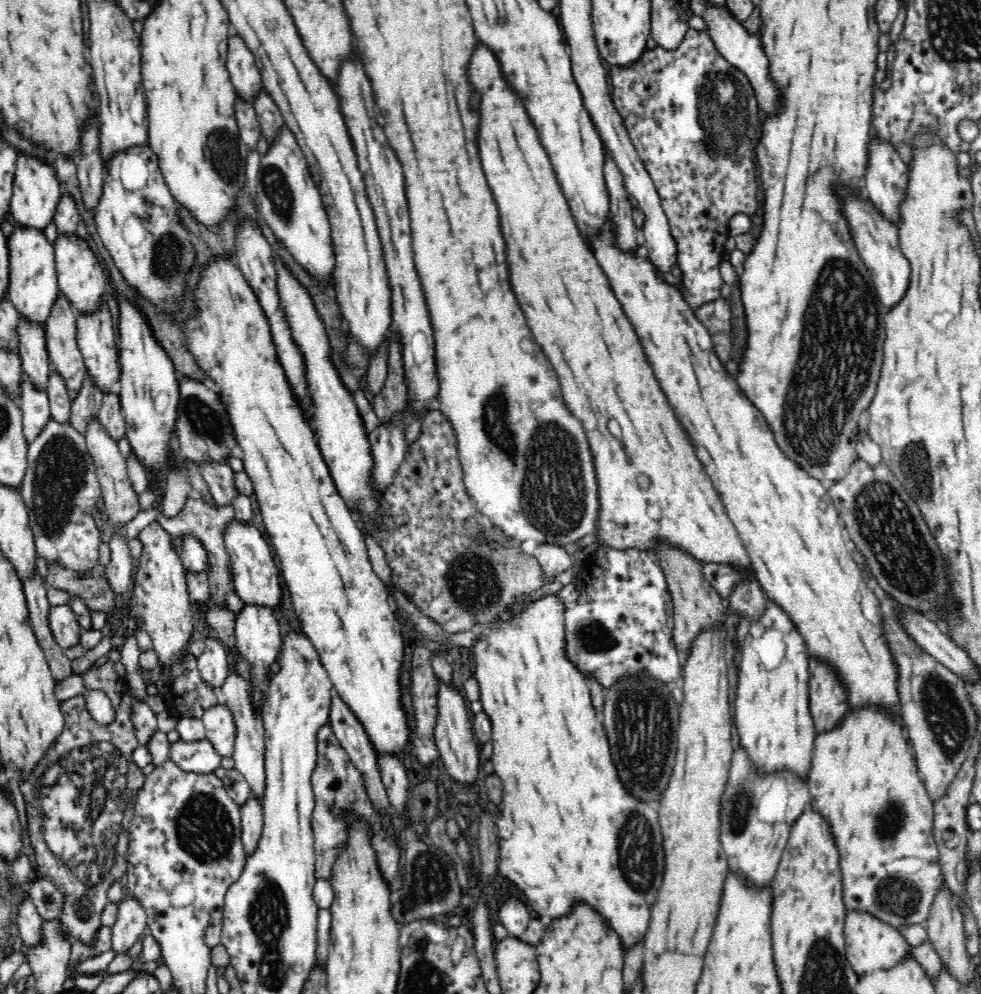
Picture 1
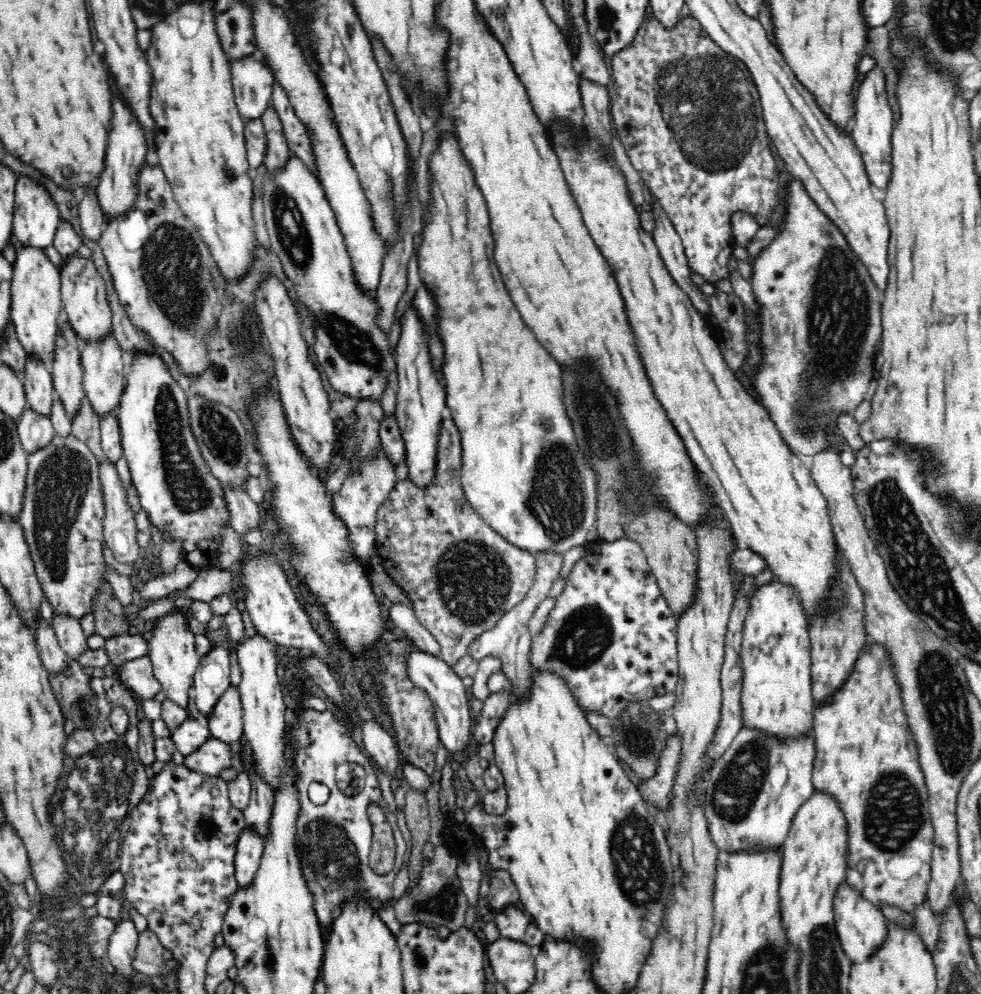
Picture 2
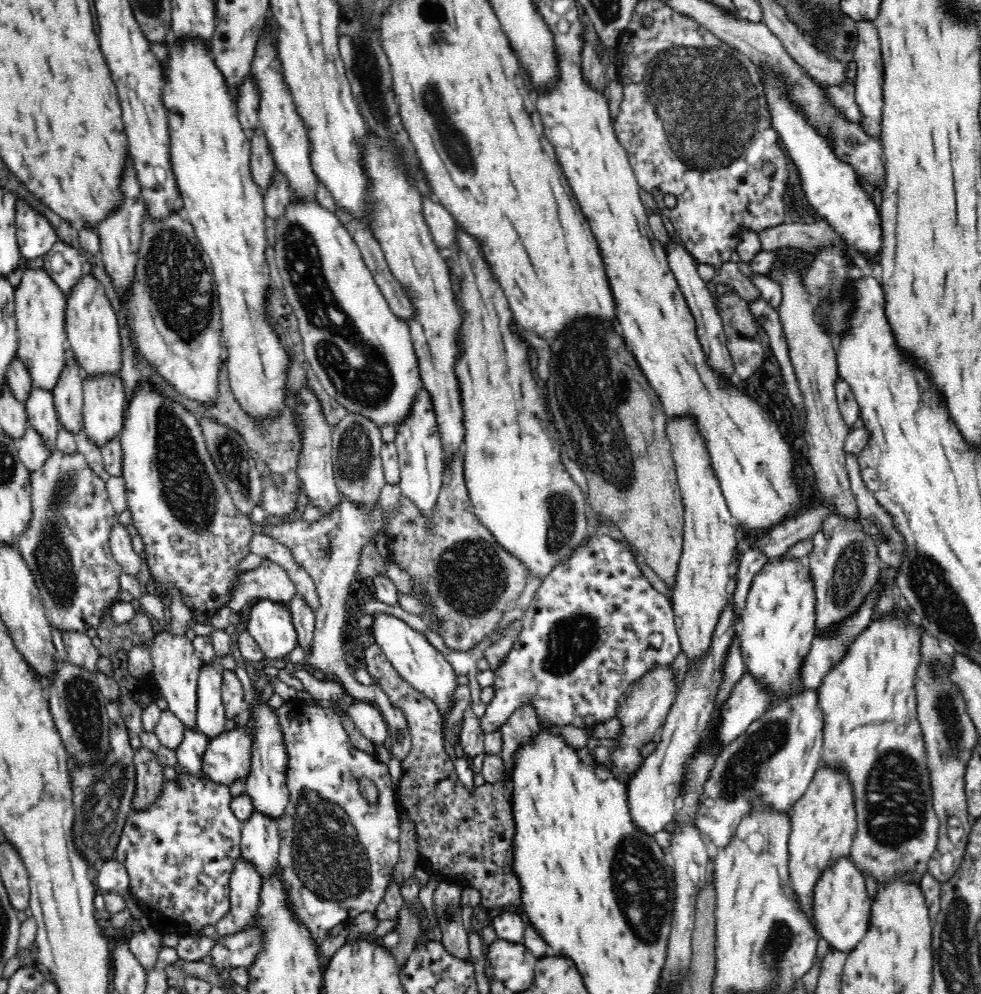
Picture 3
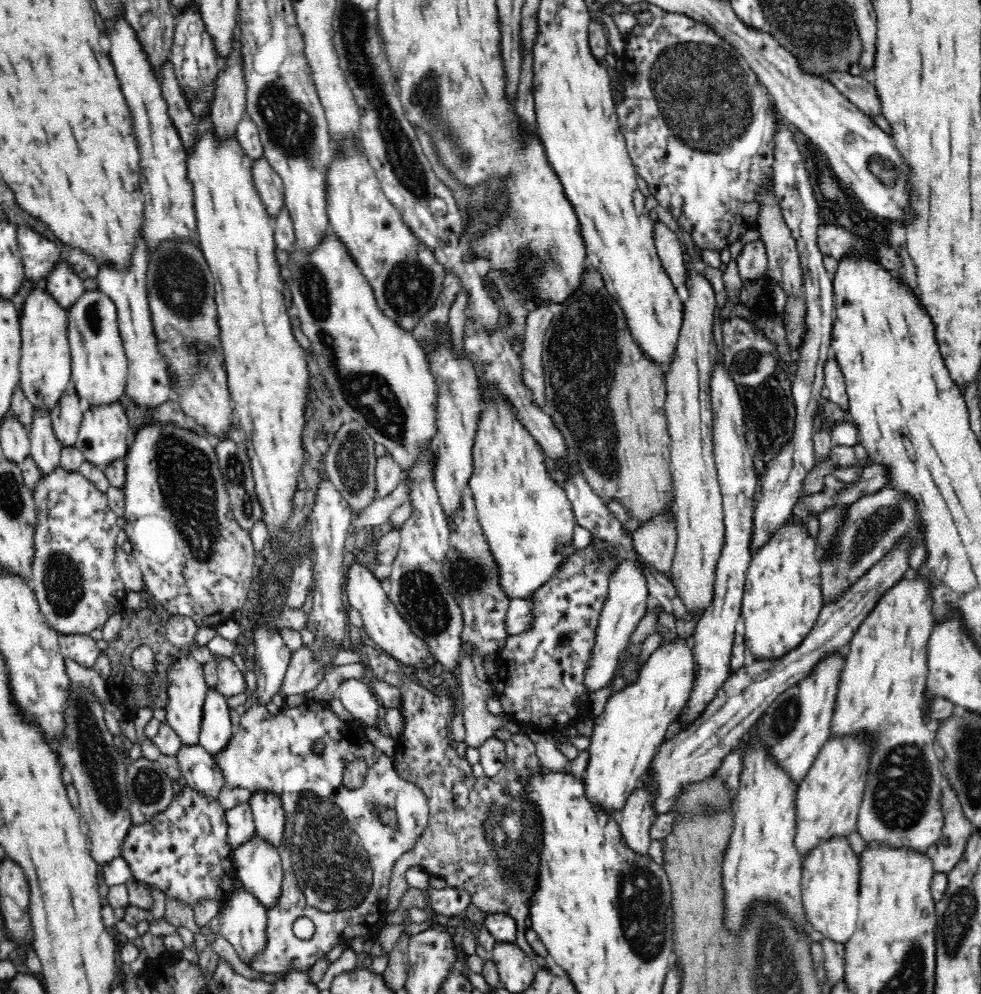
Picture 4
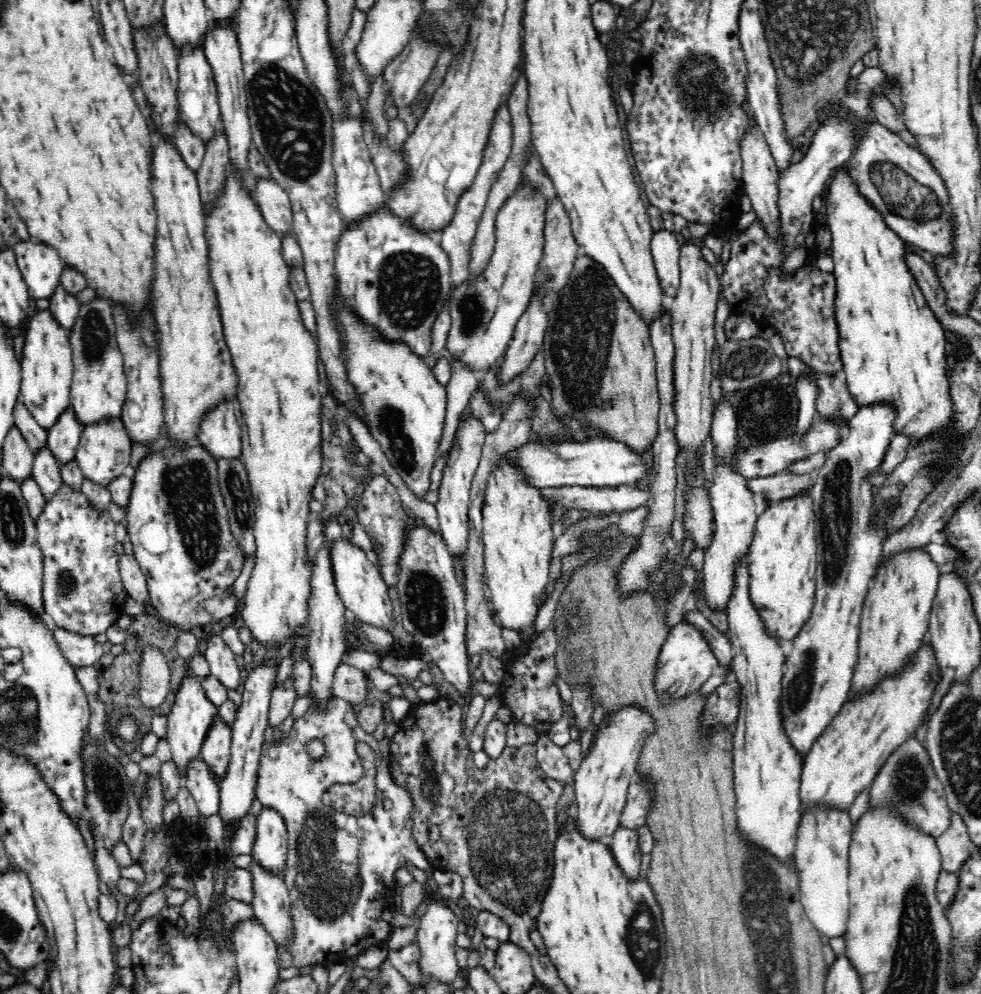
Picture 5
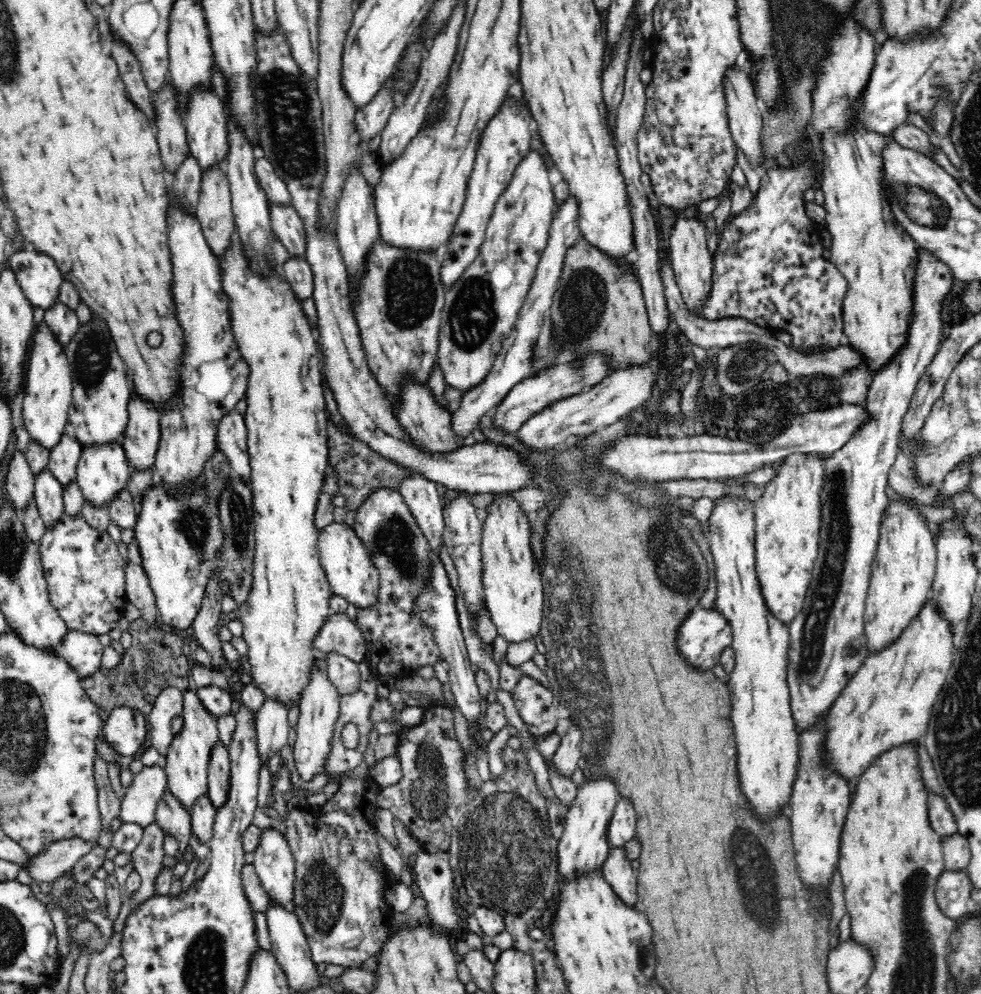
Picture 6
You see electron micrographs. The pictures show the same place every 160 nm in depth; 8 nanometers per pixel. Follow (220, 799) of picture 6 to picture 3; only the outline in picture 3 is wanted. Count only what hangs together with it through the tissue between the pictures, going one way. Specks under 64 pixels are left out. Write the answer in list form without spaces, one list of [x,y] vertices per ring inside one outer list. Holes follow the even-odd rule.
[[[205,663],[198,678],[197,731],[208,740],[217,739],[226,729],[226,707],[222,694],[221,671]]]

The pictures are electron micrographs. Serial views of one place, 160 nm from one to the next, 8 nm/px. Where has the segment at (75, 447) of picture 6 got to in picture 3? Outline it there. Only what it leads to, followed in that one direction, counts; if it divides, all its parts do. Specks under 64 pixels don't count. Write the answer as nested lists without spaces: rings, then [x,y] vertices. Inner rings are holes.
[[[68,351],[65,370],[52,393],[60,427],[75,437],[83,431],[83,379],[79,366]]]

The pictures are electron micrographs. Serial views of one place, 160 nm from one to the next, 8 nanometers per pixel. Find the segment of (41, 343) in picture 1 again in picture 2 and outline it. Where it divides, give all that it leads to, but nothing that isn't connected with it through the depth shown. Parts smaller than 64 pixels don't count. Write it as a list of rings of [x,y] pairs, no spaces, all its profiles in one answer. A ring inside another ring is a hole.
[[[29,359],[24,372],[23,388],[28,407],[51,420],[55,390],[50,369],[35,359]]]

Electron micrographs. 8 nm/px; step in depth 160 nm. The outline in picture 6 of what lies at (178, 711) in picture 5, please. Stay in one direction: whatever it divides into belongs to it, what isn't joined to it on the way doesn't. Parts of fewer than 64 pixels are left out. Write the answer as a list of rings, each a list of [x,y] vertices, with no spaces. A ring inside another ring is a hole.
[[[191,687],[183,692],[184,710],[182,710],[183,728],[174,736],[167,754],[165,770],[168,786],[167,790],[189,812],[197,800],[207,796],[208,771],[210,758],[219,744],[218,727],[205,706],[197,697],[196,688]]]

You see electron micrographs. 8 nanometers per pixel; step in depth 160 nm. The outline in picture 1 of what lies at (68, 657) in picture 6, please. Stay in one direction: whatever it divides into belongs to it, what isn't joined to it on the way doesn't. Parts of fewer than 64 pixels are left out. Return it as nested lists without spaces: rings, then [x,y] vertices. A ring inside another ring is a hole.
[[[67,604],[51,607],[48,622],[56,642],[62,648],[80,645],[82,625]]]

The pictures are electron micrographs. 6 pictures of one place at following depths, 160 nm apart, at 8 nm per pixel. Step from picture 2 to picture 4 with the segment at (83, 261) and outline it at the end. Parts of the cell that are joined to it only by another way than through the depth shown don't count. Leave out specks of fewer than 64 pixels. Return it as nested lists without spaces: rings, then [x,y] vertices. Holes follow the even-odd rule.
[[[85,290],[67,318],[71,379],[83,409],[94,411],[118,403],[126,390],[127,356],[116,324],[116,306],[102,291]]]

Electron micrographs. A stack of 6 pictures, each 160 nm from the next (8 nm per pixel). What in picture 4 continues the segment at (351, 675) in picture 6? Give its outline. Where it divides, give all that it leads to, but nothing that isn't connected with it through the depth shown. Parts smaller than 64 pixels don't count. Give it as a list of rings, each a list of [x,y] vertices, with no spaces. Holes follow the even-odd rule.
[[[346,678],[340,682],[335,694],[353,715],[355,720],[366,721],[366,726],[375,727],[378,716],[377,695],[362,679]]]

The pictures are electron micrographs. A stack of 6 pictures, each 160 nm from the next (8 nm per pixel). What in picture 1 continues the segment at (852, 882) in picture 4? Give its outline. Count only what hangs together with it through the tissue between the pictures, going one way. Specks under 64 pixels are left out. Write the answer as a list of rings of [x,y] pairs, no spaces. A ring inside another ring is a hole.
[[[846,909],[843,932],[847,960],[858,976],[874,969],[894,967],[908,953],[912,953],[912,946],[906,942],[899,929],[863,910]]]

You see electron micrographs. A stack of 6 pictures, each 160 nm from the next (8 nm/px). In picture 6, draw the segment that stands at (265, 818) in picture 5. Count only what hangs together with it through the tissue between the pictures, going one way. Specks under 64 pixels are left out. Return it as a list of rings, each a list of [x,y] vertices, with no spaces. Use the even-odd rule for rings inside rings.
[[[273,827],[266,828],[253,854],[252,865],[272,905],[293,912],[296,867],[284,835]]]

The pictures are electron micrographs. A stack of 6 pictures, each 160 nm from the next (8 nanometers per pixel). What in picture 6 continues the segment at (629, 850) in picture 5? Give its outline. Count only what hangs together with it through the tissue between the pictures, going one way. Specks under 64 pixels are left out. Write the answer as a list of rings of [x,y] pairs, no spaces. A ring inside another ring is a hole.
[[[611,848],[608,860],[602,866],[601,875],[624,905],[636,904],[636,874],[625,859],[623,848]]]

